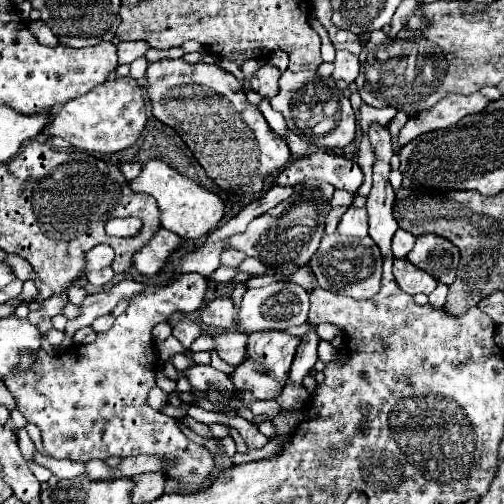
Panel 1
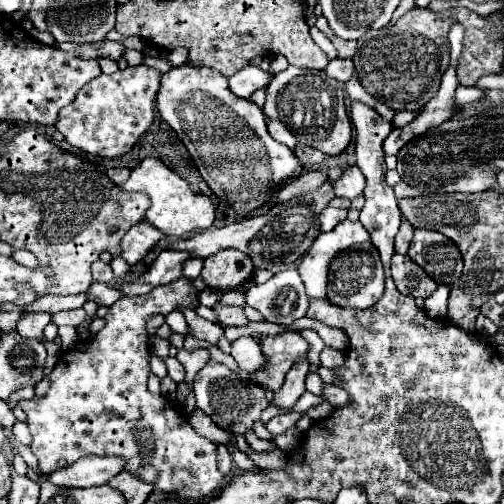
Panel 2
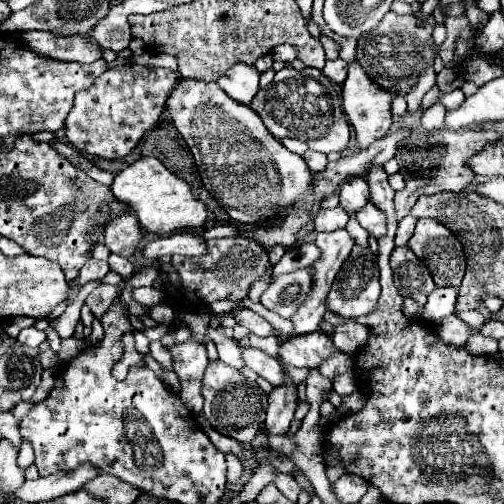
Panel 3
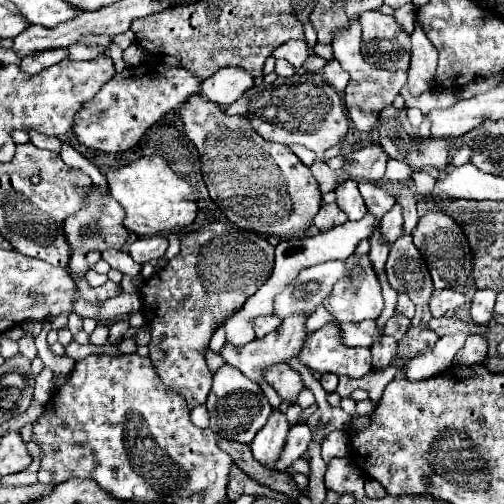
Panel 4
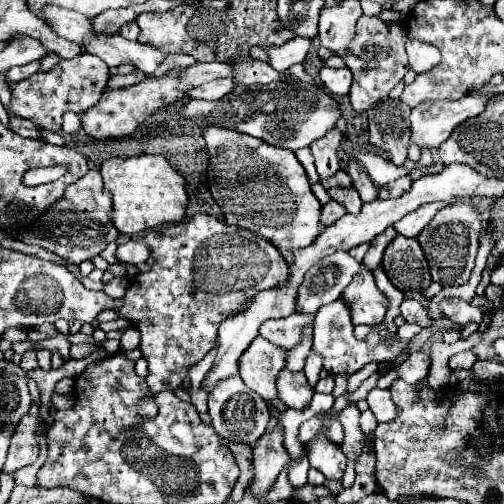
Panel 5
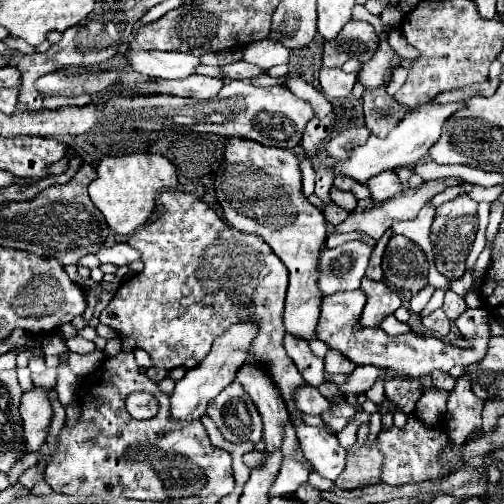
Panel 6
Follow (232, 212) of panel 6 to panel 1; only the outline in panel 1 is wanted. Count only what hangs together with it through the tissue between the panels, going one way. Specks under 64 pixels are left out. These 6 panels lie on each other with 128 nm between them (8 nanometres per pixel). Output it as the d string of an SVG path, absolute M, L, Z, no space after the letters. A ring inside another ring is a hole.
M182 58L148 62L144 88L154 118L172 126L182 136L206 174L222 190L244 196L260 194L266 178L272 174L276 176L280 166L286 166L292 160L290 148L268 126L258 106L246 100L242 84L216 64L188 64Z

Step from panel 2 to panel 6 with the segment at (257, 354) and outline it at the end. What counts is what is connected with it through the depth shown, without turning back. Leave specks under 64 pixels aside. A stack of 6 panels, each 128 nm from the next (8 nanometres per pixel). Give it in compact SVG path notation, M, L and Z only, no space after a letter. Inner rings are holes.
M308 384L296 388L292 400L294 400L296 408L300 408L300 412L312 414L312 416L320 416L322 412L326 412L330 408L328 400L324 396L320 396L318 388L312 388Z

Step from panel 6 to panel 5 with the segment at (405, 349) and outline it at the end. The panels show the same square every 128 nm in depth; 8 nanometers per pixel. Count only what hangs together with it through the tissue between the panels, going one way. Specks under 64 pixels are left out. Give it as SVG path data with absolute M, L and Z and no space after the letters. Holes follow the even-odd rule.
M444 298L441 302L441 310L452 322L469 323L472 320L480 322L482 320L482 310L460 300L460 298ZM342 300L326 304L316 314L312 348L332 348L332 374L354 374L356 370L360 370L368 362L388 362L390 358L394 358L402 352L402 342L400 340L394 340L392 348L388 348L384 342L380 342L374 350L370 350L366 340L356 340L354 338L352 330L354 330L354 326L350 322L350 312L348 312L348 306ZM464 351L462 354L456 354L450 358L448 366L451 371L469 370L476 362L477 356L472 351Z

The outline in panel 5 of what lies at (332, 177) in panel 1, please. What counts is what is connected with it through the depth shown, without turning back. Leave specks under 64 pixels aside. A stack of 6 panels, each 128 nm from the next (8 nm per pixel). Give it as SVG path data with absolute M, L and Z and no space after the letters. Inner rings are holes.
M330 188L328 194L332 200L340 202L348 214L358 214L362 208L362 200L354 188Z

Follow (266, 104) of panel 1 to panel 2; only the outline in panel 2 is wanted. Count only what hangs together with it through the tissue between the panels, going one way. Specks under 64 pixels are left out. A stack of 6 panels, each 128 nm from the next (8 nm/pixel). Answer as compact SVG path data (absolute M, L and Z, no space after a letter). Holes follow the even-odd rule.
M266 118L266 124L268 124L268 132L274 140L286 144L288 148L294 148L296 146L296 138L292 136L292 132L280 122L280 120L272 120L272 118Z

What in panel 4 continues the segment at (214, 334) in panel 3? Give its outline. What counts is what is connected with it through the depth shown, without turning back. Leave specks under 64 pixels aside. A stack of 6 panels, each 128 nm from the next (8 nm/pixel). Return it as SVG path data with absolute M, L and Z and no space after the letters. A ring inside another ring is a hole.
M294 314L294 316L288 316L288 318L282 320L280 328L276 328L276 332L264 336L262 340L256 338L256 340L244 344L244 346L236 346L236 348L234 348L232 344L226 342L226 344L222 346L222 350L220 350L220 356L224 358L226 364L232 364L232 366L238 368L242 374L246 374L250 380L258 382L258 380L262 378L262 370L268 368L268 364L286 362L286 360L294 358L294 356L300 352L304 340L306 340L306 334L308 334L308 332L306 332L306 318L308 318L306 314Z

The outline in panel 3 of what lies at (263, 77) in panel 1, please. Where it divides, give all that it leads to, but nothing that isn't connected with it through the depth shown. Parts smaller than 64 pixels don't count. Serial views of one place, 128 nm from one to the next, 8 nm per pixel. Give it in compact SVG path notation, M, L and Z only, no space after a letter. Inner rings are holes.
M236 64L222 78L218 78L218 84L230 98L238 100L240 104L250 104L258 92L258 78L260 72L254 66Z

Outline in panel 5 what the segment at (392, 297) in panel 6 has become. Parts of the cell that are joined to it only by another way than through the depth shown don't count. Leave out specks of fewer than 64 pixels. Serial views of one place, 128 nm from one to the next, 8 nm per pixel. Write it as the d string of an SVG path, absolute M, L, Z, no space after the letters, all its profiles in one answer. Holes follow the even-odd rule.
M366 266L356 272L352 282L344 288L340 300L344 300L350 308L352 324L376 326L388 310L388 300L384 300L384 294L376 288L374 276ZM404 299L400 305L400 312L408 323L418 324L421 328L430 328L434 324L434 320L418 300Z

